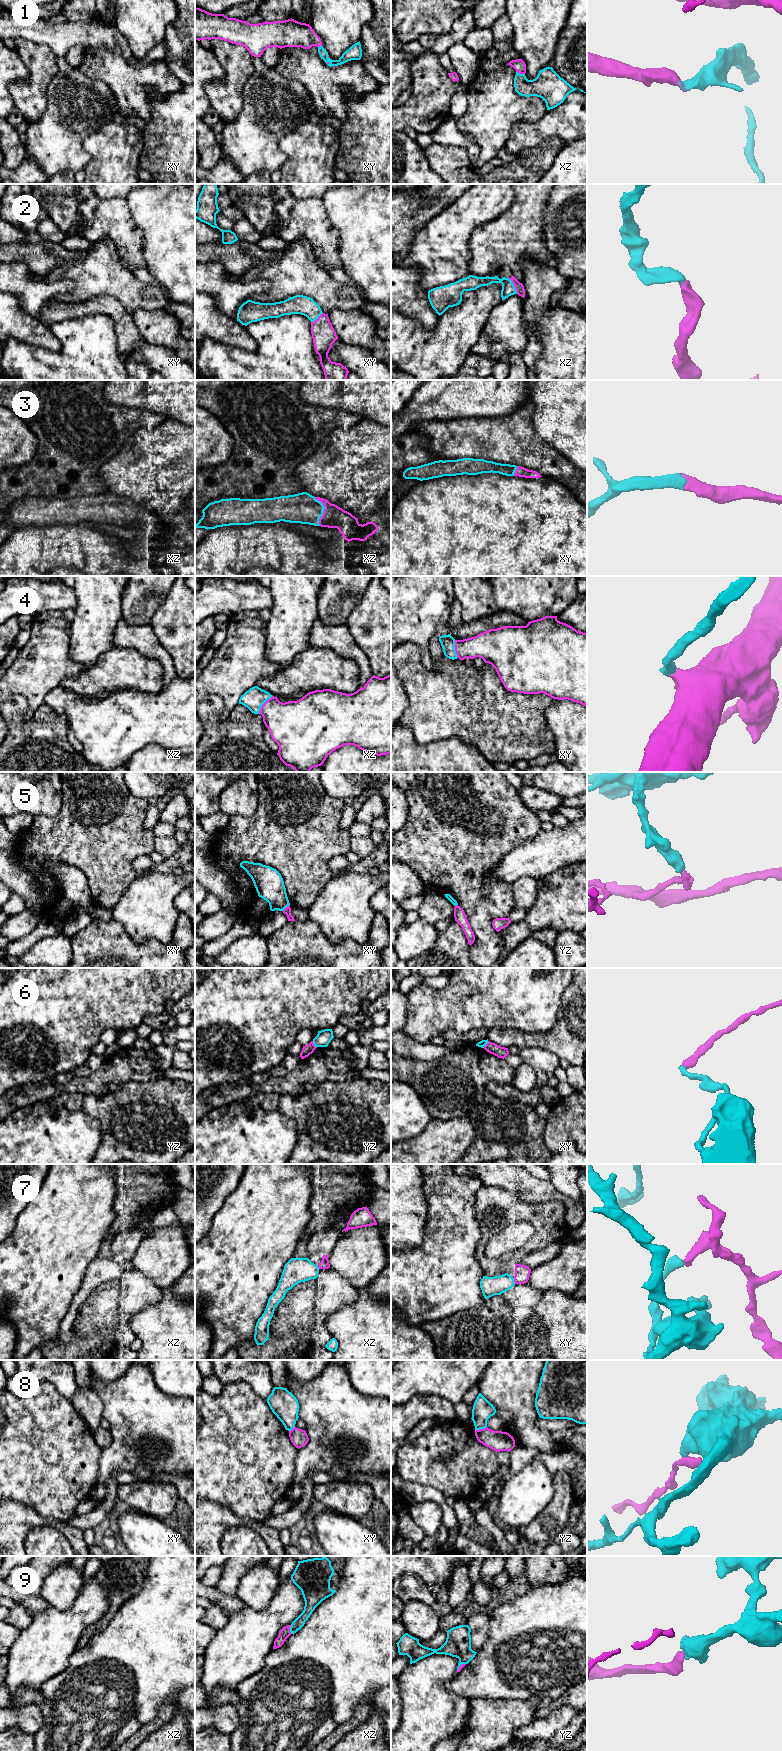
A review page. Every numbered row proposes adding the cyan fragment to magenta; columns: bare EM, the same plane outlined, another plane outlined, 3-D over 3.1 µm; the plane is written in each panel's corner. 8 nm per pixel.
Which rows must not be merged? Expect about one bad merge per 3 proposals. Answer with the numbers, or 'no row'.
5, 6, 7, 8

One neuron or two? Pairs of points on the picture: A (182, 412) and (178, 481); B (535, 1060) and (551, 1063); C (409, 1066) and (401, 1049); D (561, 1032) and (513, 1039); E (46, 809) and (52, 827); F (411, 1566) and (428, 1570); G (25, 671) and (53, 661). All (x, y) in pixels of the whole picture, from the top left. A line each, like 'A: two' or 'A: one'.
A: two
B: one
C: two
D: one
E: two
F: one
G: one

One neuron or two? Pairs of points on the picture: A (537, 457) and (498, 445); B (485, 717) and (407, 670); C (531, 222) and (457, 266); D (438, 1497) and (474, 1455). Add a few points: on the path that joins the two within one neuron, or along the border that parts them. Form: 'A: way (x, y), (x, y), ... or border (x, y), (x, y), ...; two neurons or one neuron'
A: way (527, 449), (520, 445), (508, 445); one neuron
B: way (466, 702), (464, 700), (441, 700), (426, 688); one neuron
C: border (471, 234), (468, 274); two neurons
D: border (419, 1484), (432, 1486), (445, 1497); two neurons

